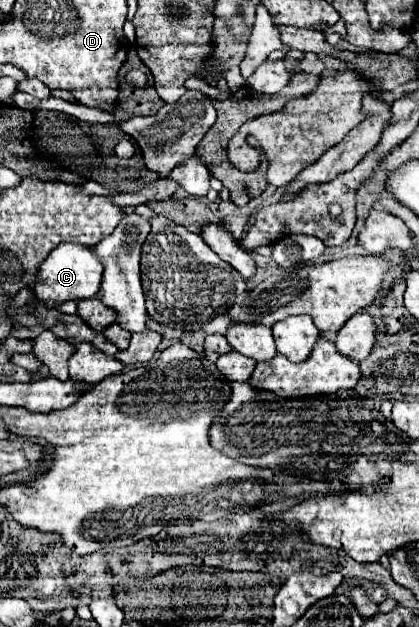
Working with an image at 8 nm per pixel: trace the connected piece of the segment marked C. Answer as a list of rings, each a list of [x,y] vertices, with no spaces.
[[[62,243],[42,263],[42,269],[38,273],[38,281],[34,287],[34,295],[40,301],[44,299],[48,307],[54,307],[56,303],[62,303],[68,299],[90,299],[100,291],[102,271],[104,267],[94,247],[78,245],[78,243]]]

